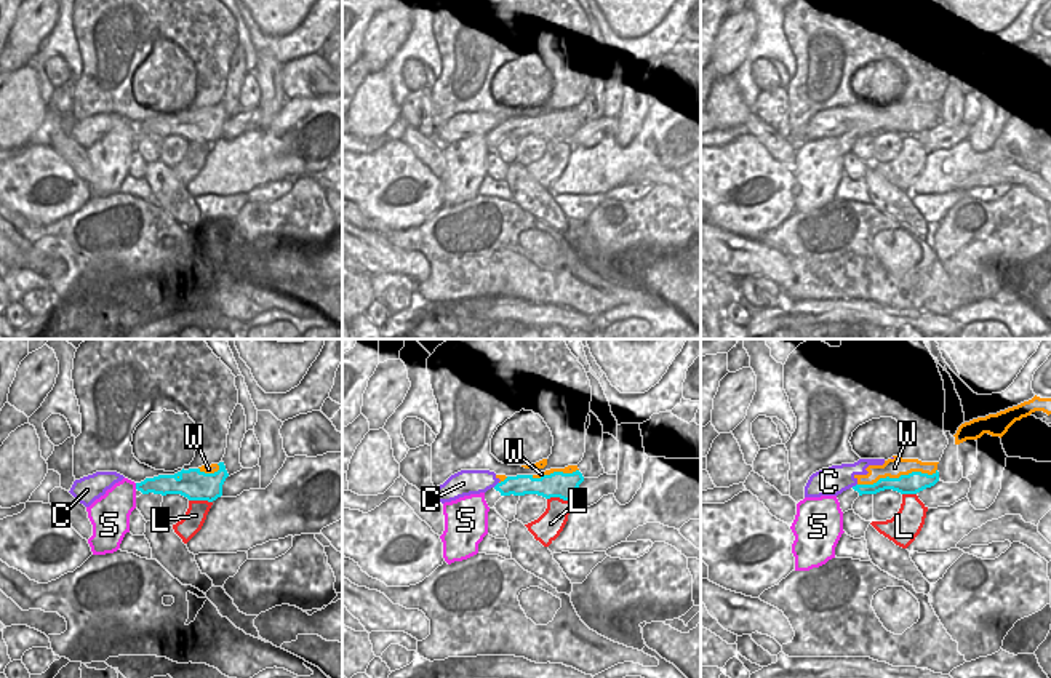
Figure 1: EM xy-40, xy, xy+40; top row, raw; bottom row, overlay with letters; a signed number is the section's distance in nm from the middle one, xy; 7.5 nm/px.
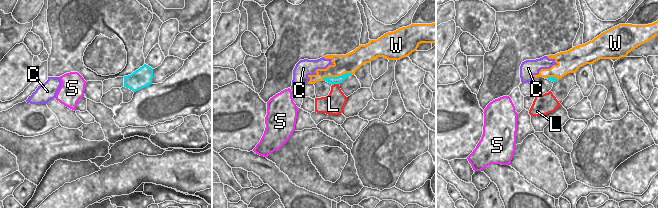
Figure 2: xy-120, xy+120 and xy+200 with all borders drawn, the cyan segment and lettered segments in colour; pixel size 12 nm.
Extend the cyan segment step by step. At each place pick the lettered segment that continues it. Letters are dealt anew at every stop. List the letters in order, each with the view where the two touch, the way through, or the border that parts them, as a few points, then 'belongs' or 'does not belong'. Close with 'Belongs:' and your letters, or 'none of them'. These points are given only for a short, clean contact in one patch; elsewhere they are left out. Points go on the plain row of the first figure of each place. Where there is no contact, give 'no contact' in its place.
C: meets cyan in xy; does not belong
L: meets cyan in xy-40; border along xy-40 (189, 141), (207, 141), (211, 144); does not belong
S: meets cyan in xy-40; border along xy-40 (135, 125), (136, 130); does not belong
W: meets cyan in xy+40; does not belong
Belongs: none of them

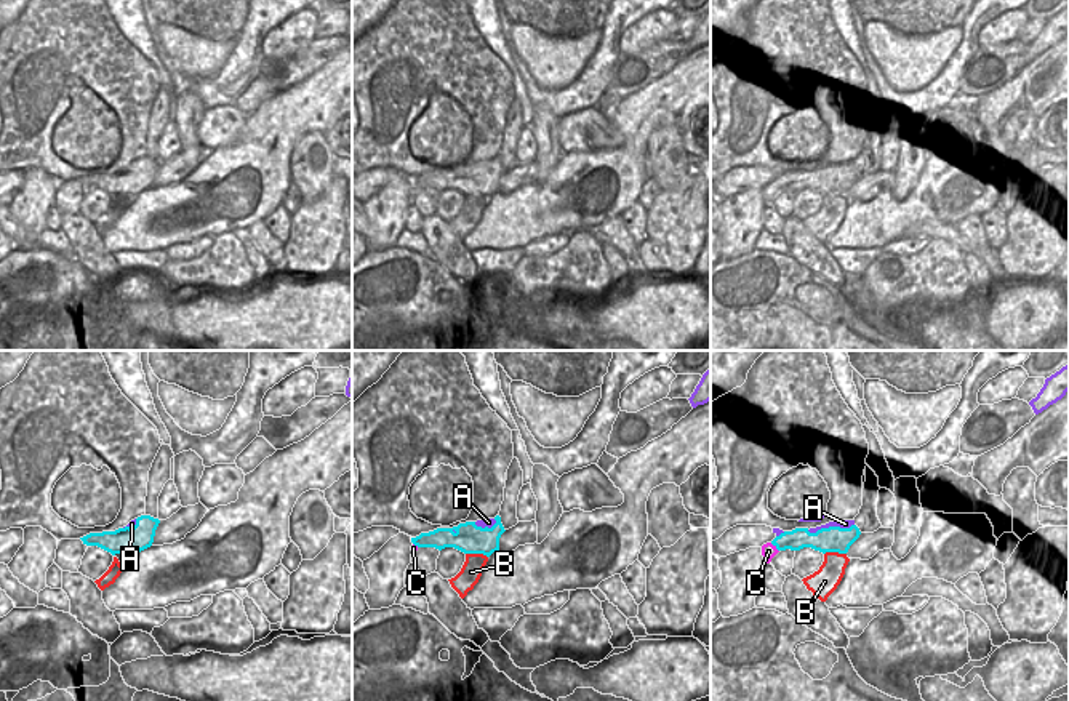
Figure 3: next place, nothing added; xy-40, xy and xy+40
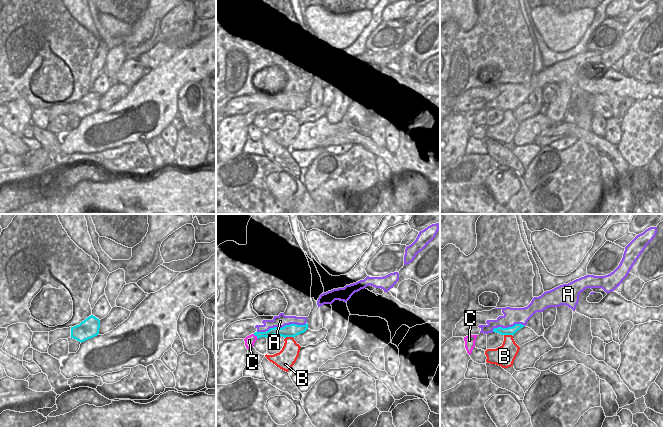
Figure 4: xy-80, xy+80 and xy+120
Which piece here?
A: meets cyan in xy+40; does not belong
B: meets cyan in xy; border along xy (466, 194), (482, 194), (487, 199); does not belong
C: meets cyan in xy+40; runs through xy+40 (799, 180), (786, 181), (776, 189), (768, 192); belongs
Belongs: C

